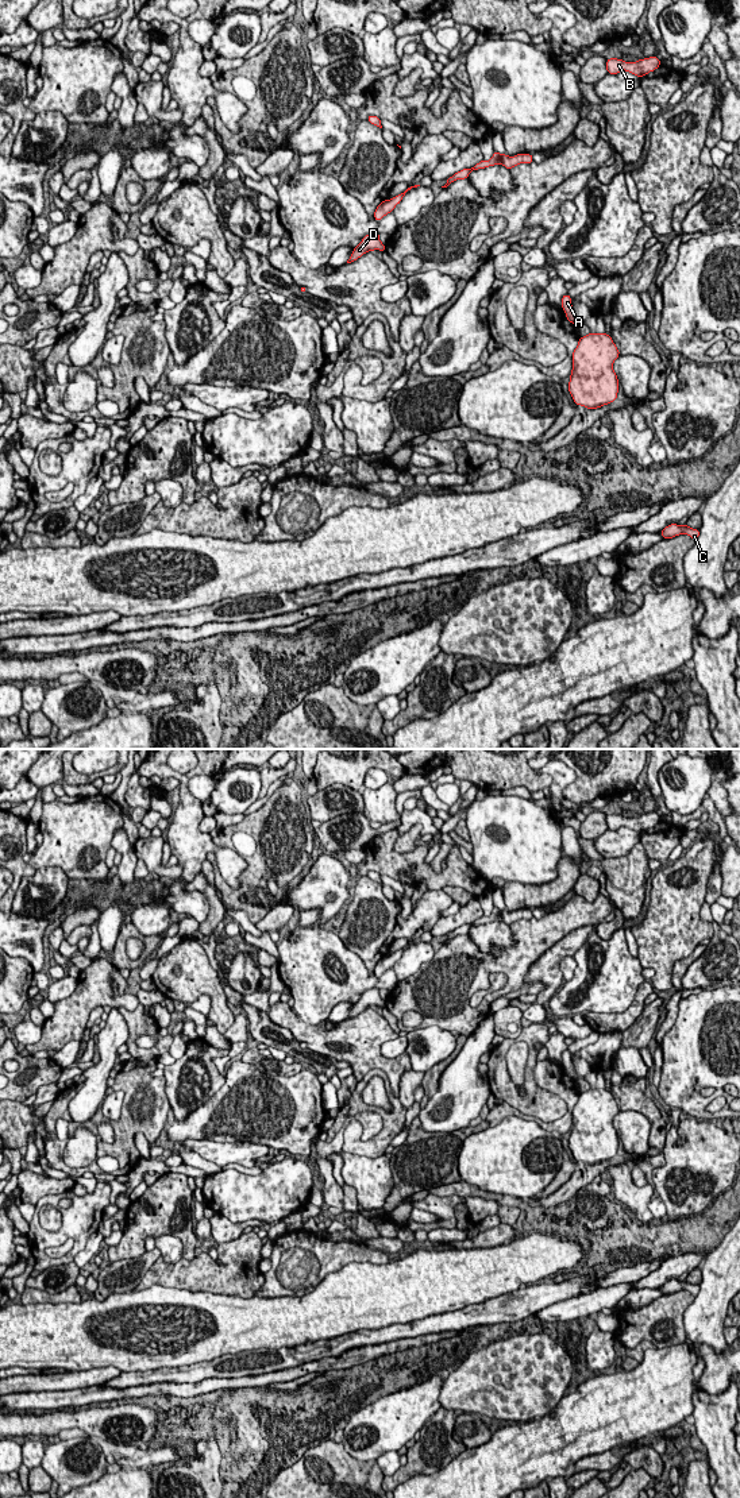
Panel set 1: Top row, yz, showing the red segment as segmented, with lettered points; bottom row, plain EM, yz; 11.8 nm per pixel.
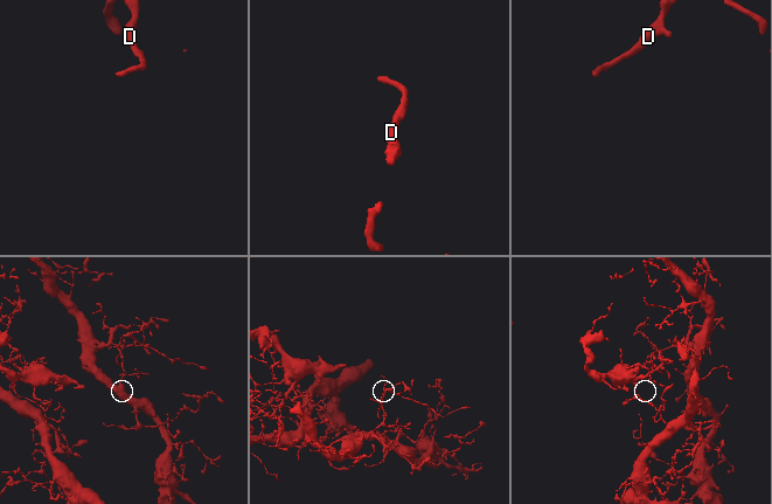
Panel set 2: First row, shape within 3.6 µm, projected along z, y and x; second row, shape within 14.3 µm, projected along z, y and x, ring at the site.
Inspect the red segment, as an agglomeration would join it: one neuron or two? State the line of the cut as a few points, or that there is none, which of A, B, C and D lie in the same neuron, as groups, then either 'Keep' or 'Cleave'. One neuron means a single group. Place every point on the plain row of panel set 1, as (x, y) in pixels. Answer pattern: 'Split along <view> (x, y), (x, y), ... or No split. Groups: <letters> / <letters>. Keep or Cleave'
No split. Groups: A B C D. Keep

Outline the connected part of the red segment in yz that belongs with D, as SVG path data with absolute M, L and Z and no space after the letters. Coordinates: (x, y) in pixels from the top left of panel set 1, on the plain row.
M371 988L362 995L362 997L352 1005L352 1009L347 1019L355 1018L367 1007L374 1005L386 1007L386 1001L381 999L379 989L377 988Z

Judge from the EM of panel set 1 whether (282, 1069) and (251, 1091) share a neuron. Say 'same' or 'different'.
different

